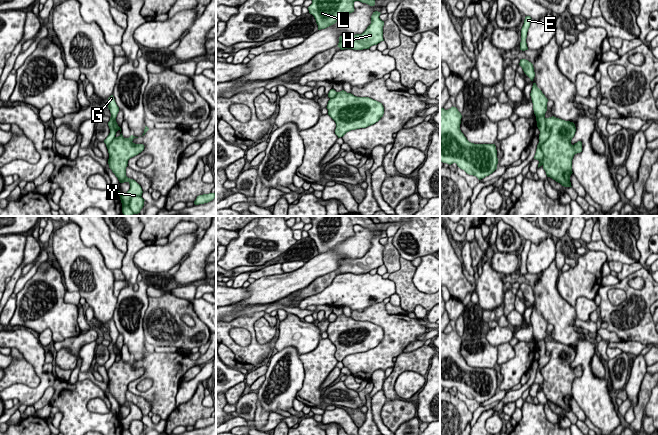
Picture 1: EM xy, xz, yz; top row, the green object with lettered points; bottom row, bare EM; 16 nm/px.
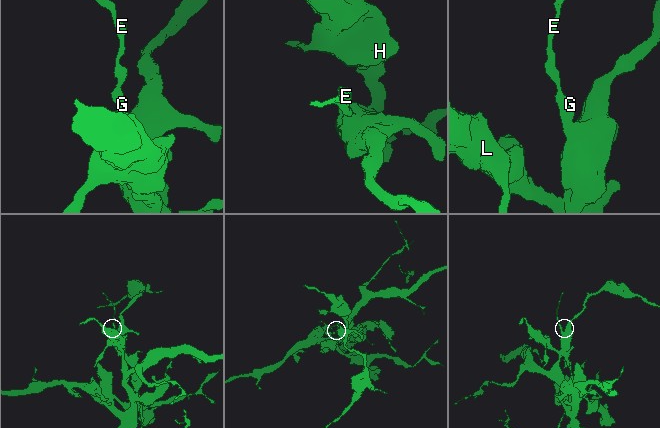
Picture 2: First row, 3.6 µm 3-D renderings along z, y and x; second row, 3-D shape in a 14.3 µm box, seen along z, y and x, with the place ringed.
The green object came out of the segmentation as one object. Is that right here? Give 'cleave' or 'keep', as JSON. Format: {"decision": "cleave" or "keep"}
{"decision": "cleave"}

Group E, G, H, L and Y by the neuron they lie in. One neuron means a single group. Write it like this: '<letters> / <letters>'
E G Y / H L

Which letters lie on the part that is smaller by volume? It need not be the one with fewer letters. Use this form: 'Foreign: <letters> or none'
Foreign: E, G, Y

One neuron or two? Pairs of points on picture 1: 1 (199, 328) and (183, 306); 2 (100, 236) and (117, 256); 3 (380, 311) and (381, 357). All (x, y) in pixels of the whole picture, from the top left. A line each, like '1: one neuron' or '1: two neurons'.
1: one neuron
2: one neuron
3: one neuron

